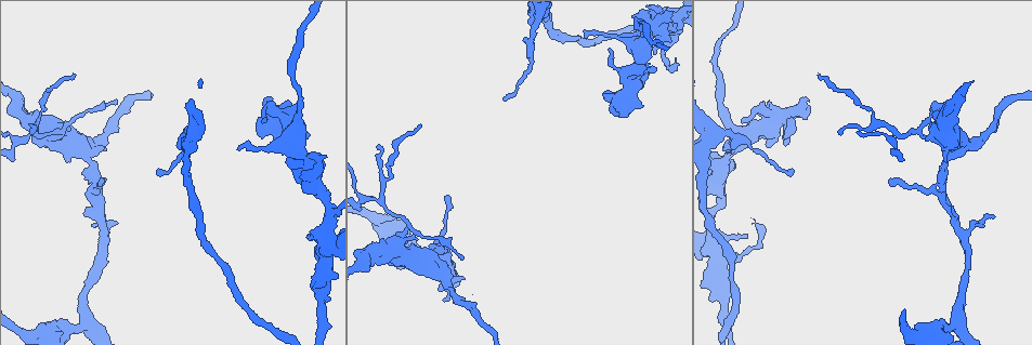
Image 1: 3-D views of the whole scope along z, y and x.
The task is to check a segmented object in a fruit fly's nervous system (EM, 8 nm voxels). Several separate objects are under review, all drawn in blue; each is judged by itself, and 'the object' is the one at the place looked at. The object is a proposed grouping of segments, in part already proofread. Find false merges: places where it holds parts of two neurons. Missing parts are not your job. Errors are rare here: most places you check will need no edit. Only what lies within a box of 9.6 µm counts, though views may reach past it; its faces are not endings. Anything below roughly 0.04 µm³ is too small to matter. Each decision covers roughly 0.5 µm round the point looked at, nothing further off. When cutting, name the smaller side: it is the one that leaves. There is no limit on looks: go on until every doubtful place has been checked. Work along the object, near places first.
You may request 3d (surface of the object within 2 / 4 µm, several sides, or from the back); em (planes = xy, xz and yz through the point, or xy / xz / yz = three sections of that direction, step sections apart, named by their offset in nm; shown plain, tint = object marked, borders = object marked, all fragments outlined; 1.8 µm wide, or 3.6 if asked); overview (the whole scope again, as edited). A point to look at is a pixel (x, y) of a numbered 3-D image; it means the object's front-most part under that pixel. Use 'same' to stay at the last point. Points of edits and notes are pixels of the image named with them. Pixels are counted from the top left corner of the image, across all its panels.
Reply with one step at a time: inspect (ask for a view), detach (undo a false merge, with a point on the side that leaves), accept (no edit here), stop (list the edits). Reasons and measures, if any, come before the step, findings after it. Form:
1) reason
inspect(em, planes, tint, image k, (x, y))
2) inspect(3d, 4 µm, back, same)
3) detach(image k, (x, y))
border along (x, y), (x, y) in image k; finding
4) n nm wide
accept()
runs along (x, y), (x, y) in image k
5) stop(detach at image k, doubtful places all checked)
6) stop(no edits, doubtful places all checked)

three arms meet
inspect(em, 3.6 µm, planes, tint, image 1, (399, 242))

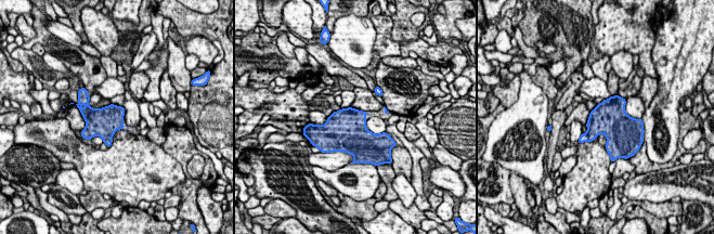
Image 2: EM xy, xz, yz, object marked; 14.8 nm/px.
detach(image 2, (584, 137))
two neurons meet here

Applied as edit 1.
sharp bend
inspect(em, 3.6 µm, planes, tint, image 1, (40, 128))

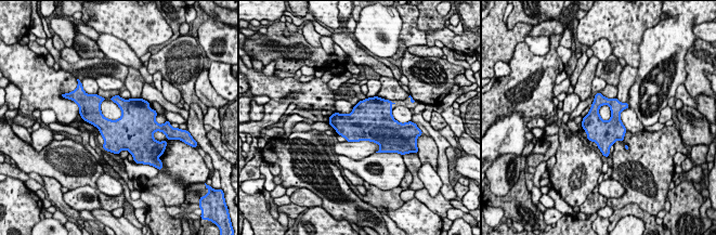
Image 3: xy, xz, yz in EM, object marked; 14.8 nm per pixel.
360 nm wide
accept()
continuous, no second neuron

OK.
redraw
inspect(overview)

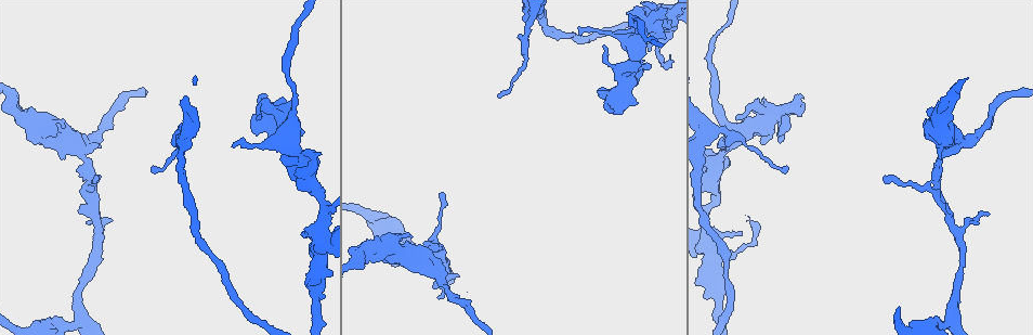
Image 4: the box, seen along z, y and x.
sudden change in width
inspect(3d, 2 µm, image 4, (707, 245))

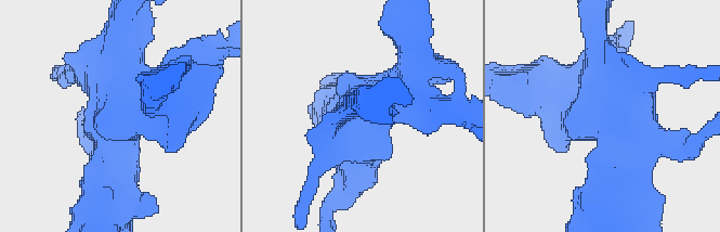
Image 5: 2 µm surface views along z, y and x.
inspect(em, xz, step 16, tint, image 5, (124, 108))

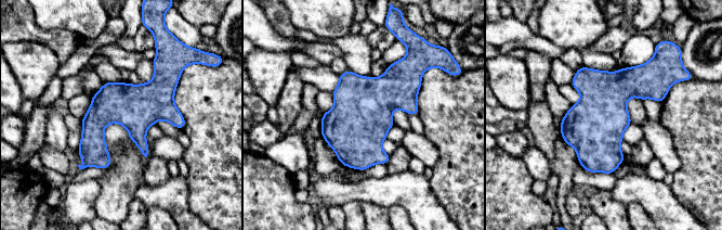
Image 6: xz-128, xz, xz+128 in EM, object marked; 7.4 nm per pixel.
cut it another way
inspect(em, planes, tint, same)

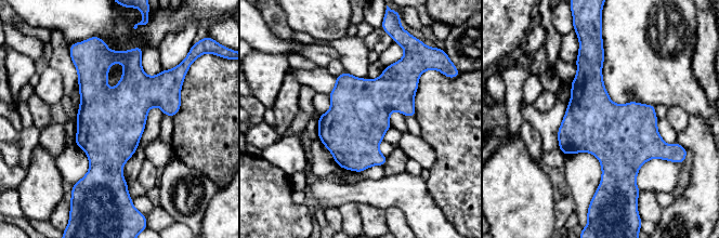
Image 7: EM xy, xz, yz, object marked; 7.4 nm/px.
accept()
all the same neuron

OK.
sudden change in width
inspect(3d, 2 µm, image 4, (283, 118))

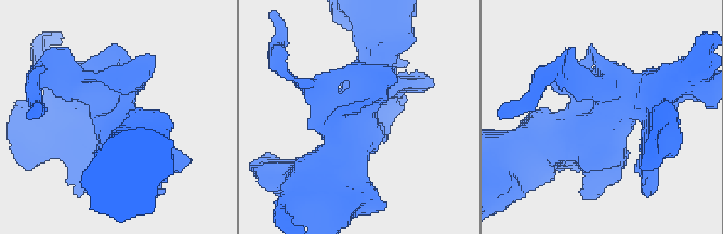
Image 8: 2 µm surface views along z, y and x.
shape alone is not enough
inspect(em, planes, tint, image 8, (114, 108))

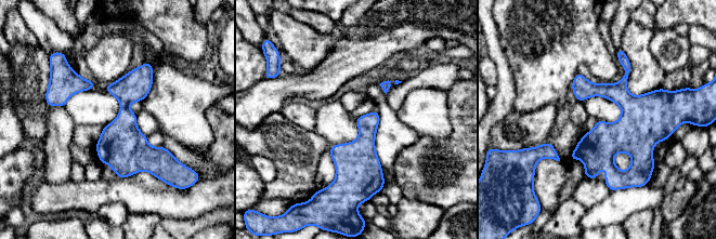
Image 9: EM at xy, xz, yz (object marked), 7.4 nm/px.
accept()
continuous, no second neuron

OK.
inspect(em, 3.6 µm, xz, step 16, tint, image 4, (528, 26))

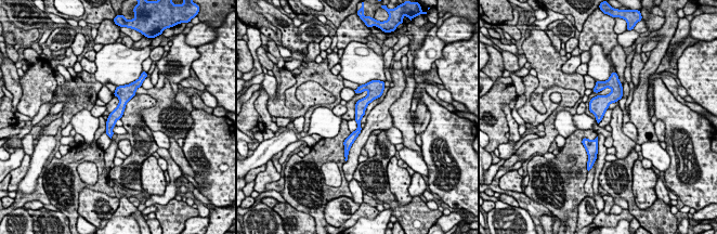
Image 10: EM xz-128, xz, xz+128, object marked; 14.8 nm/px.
cut it another way
inspect(em, 3.6 µm, planes, tint, same)

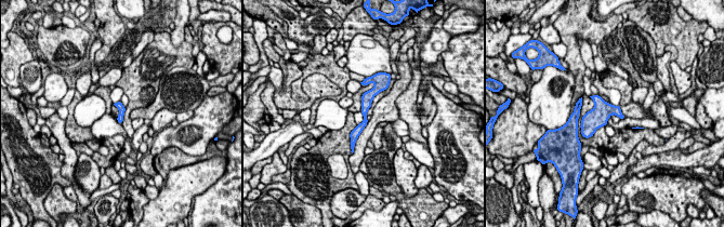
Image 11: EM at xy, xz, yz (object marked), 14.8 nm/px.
accept()
runs along (380, 87), (353, 139) in image 11; one neuron here

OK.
thick turns thin
inspect(3d, 2 µm, image 4, (714, 179))

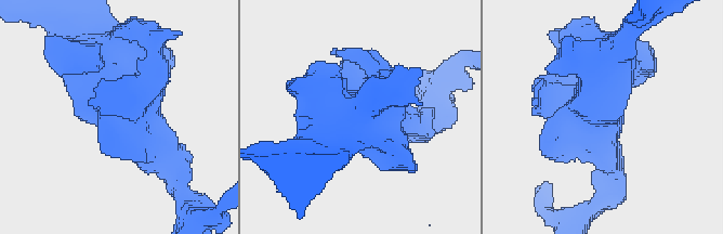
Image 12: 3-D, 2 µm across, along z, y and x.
inspect(em, planes, borders, image 12, (598, 112))

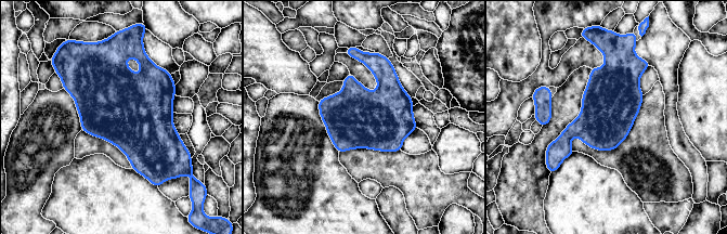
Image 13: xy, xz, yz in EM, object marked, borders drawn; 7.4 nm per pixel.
accept()
one neuron here

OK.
stop(detach at image 2, doubtful places all checked)

